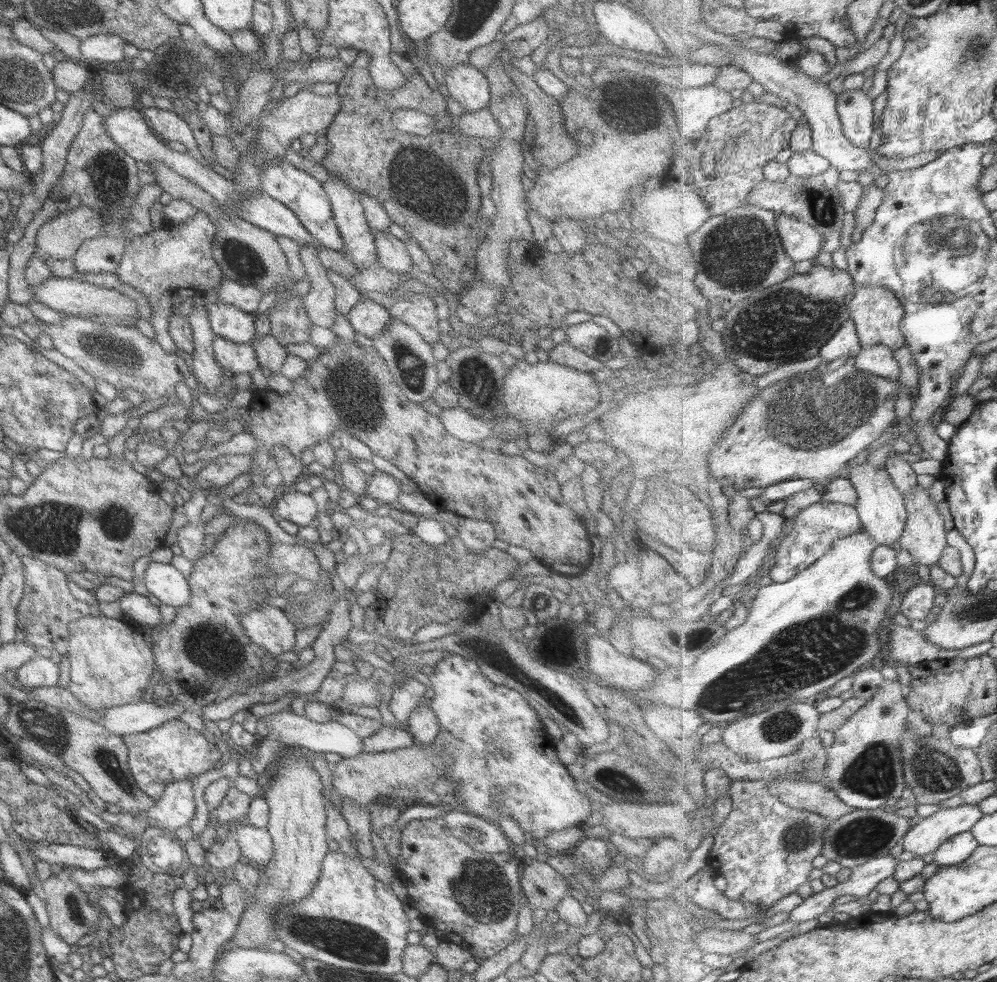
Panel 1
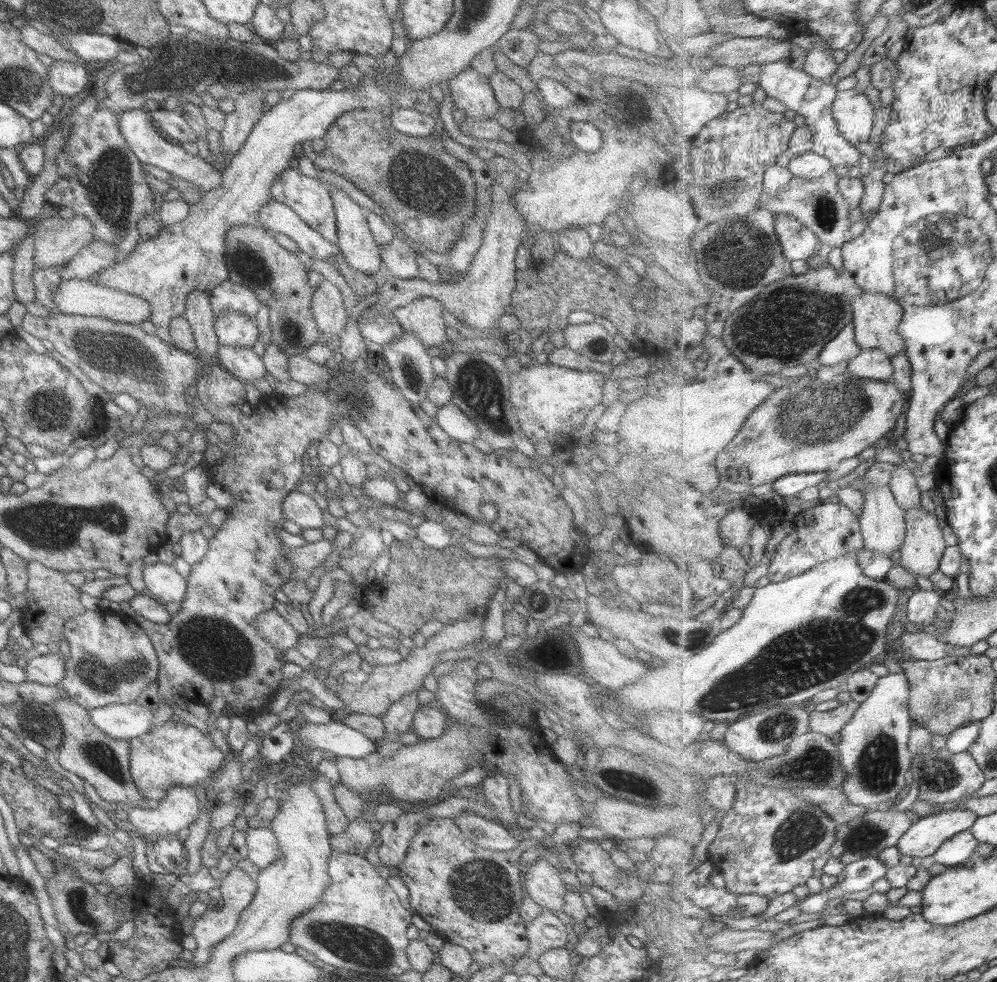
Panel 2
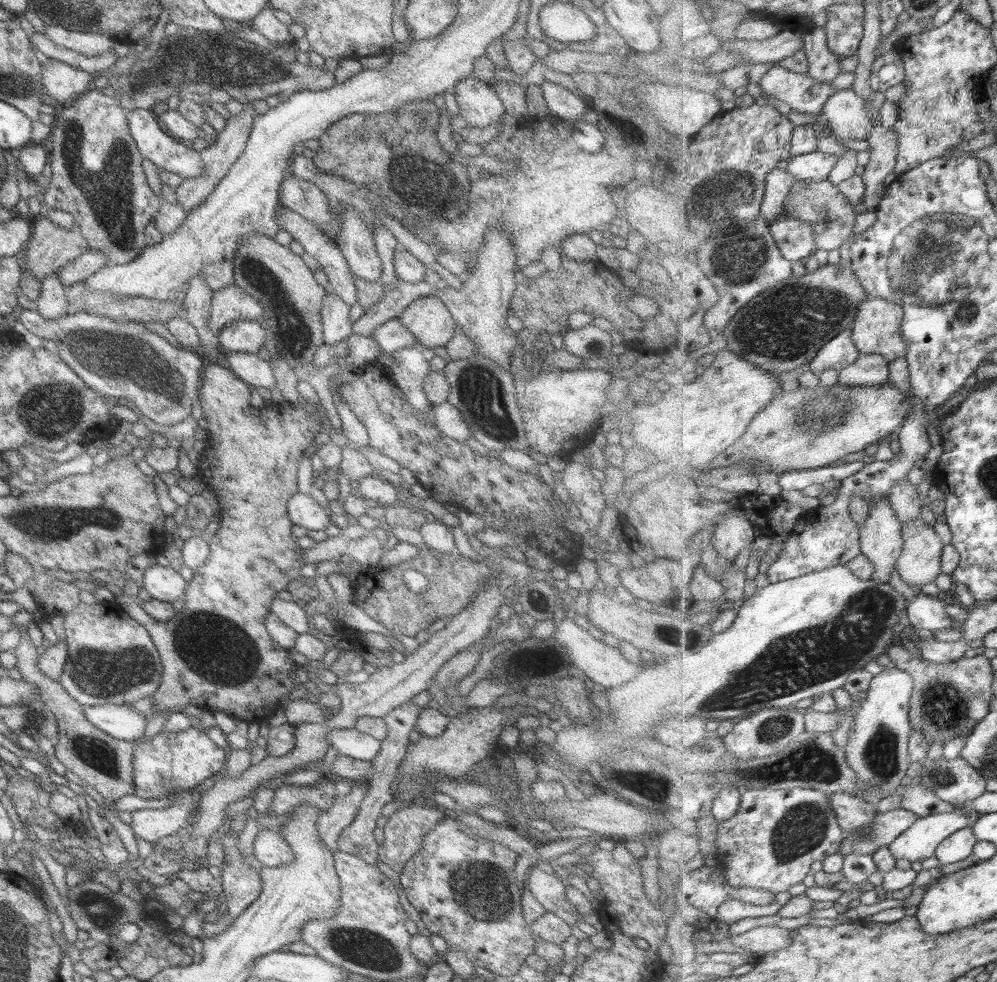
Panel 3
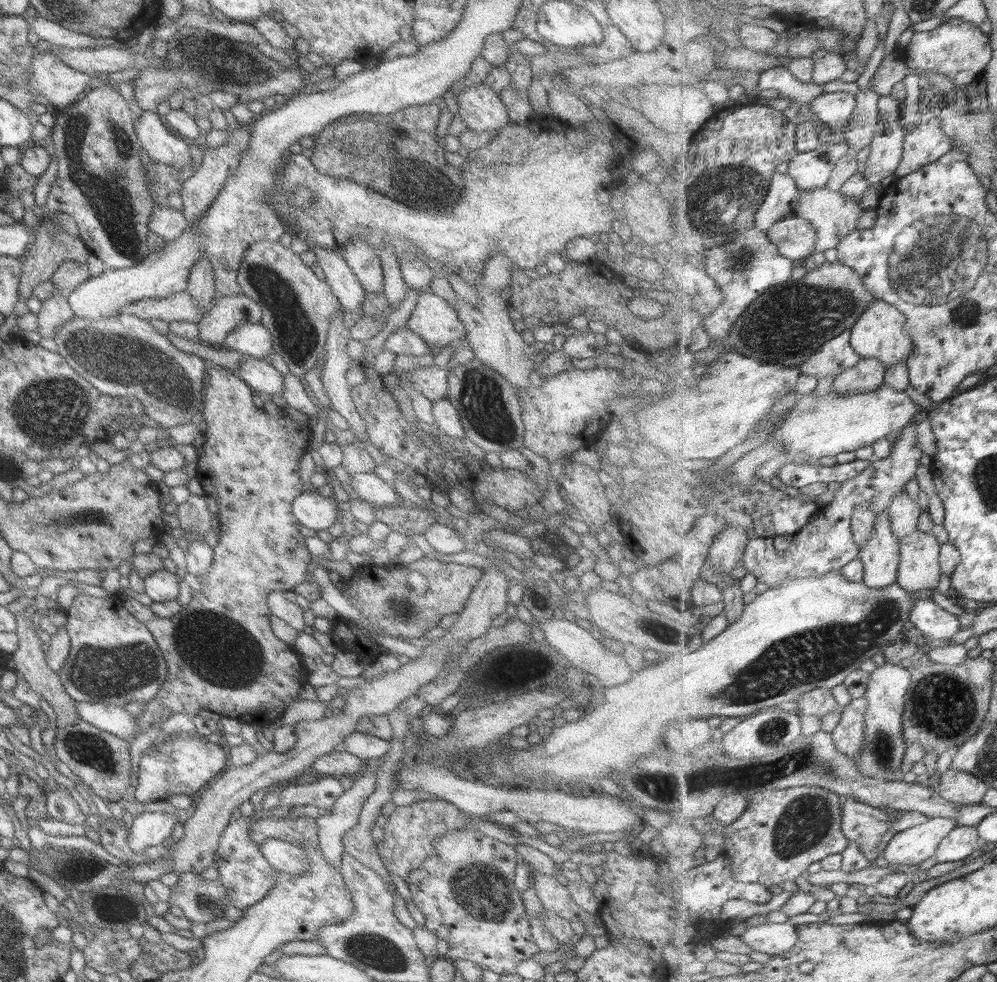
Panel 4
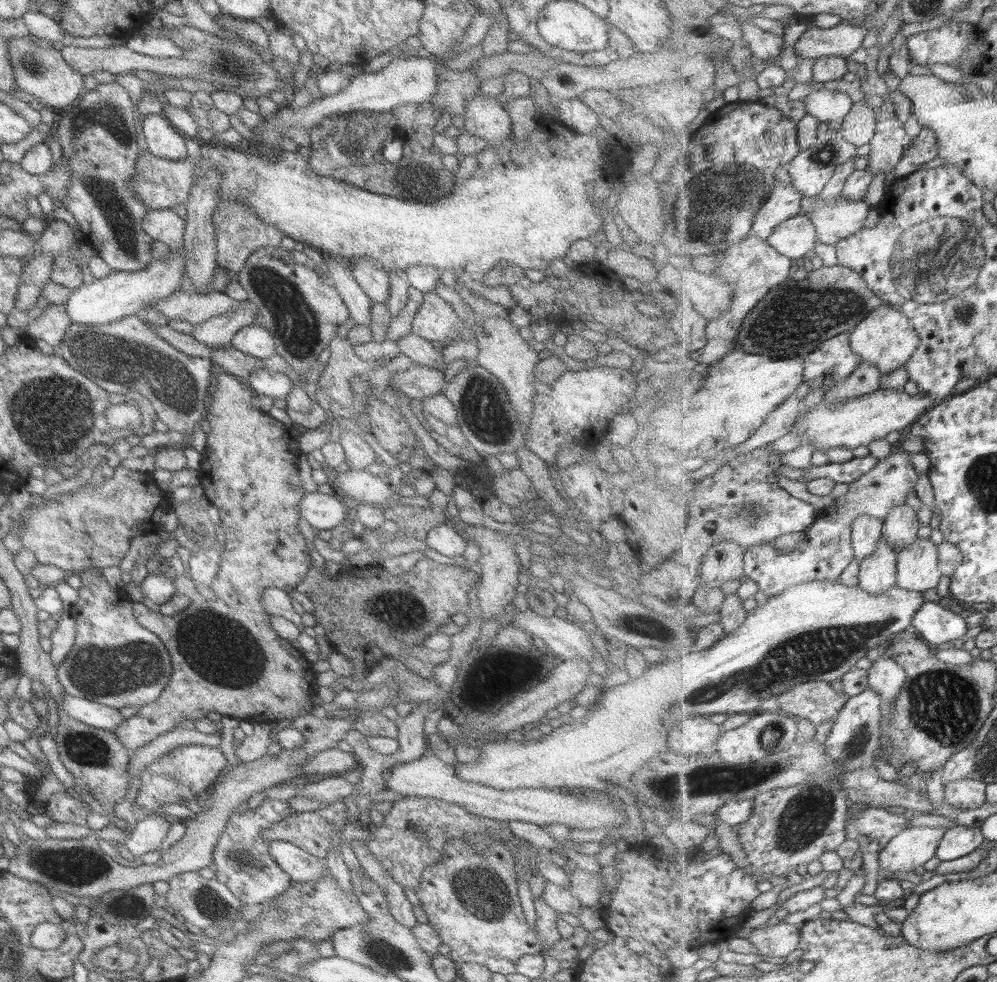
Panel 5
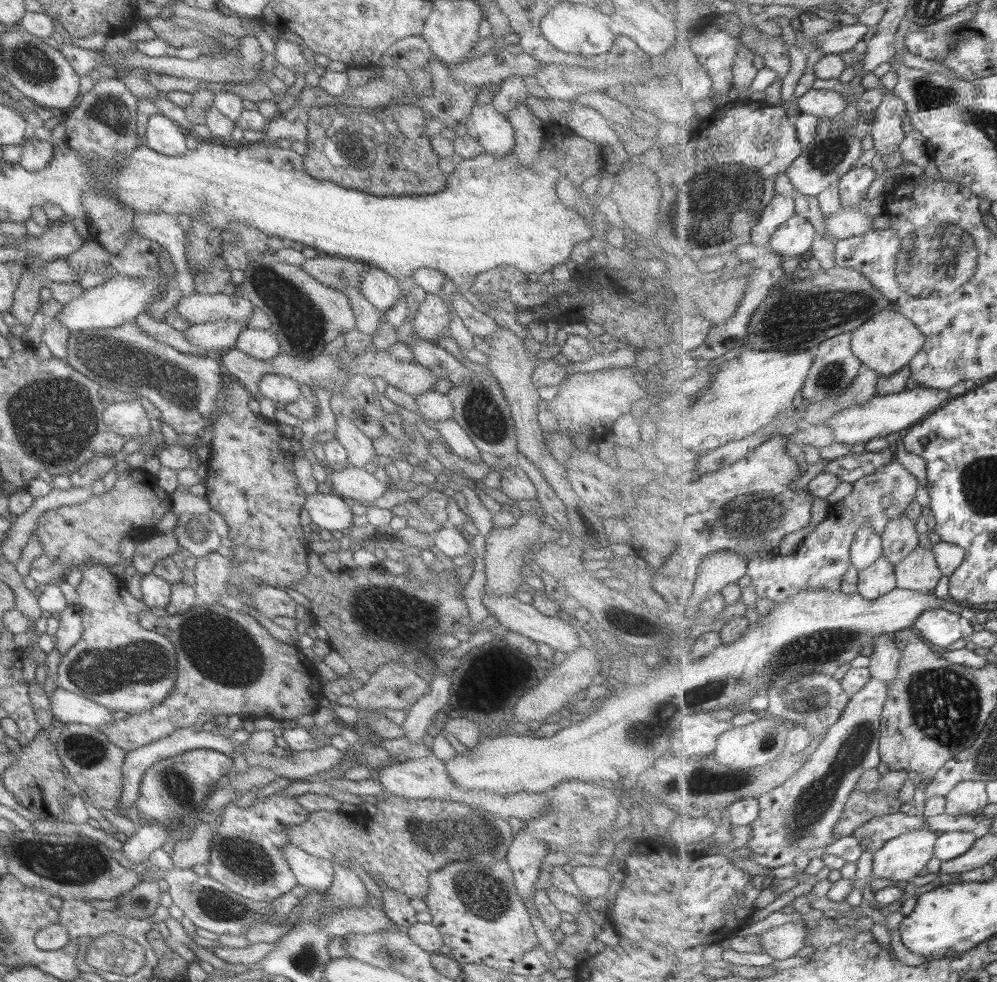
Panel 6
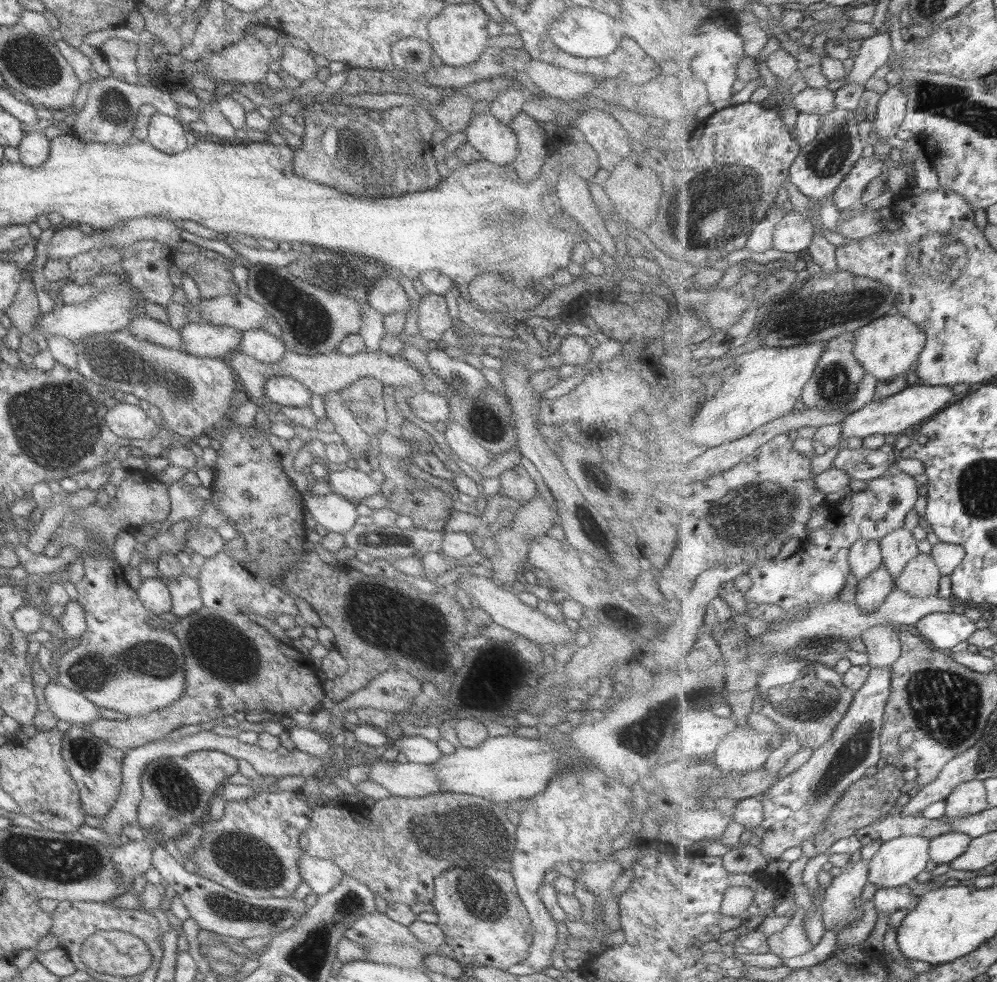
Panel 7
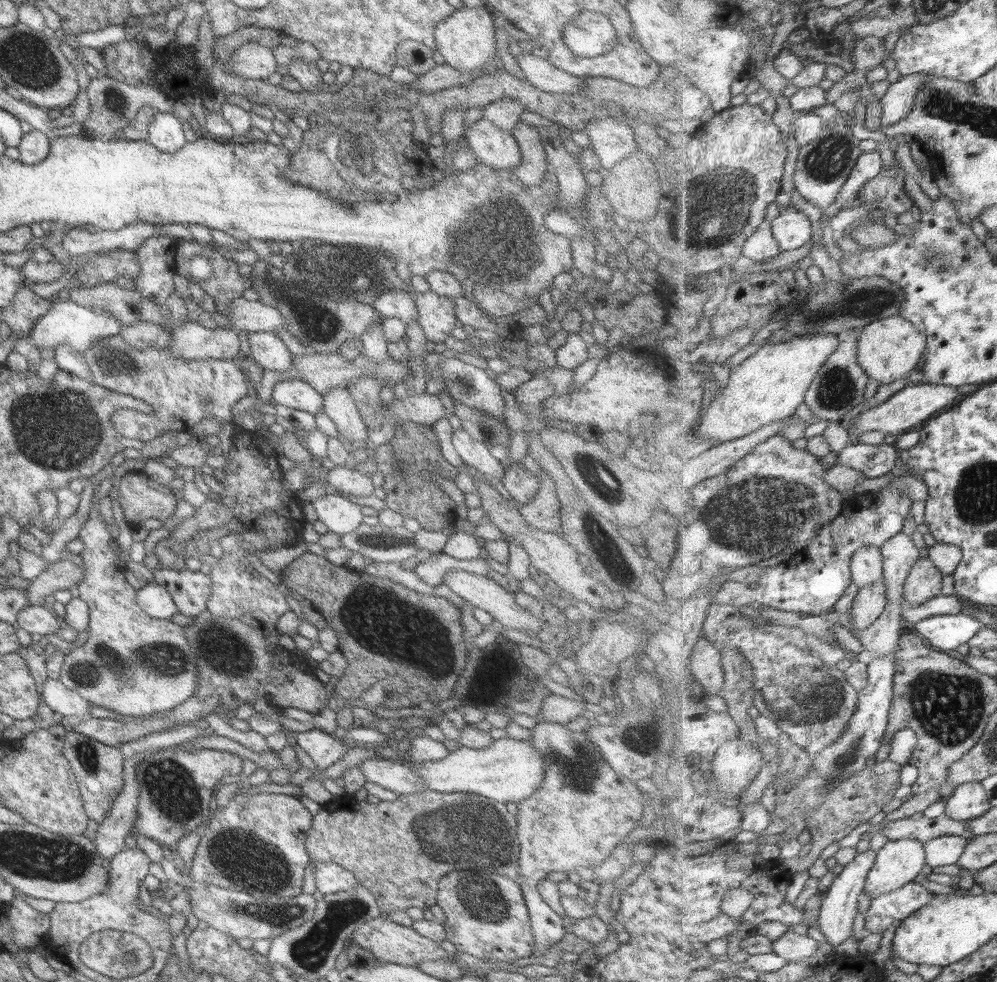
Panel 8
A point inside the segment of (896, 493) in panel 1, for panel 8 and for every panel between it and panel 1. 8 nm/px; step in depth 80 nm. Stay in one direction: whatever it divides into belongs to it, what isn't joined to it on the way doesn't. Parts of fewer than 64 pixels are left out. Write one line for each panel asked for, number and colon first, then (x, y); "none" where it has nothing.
2: (884, 524)
3: (882, 540)
4: (881, 555)
5: (878, 573)
6: (878, 580)
7: (872, 592)
8: (871, 601)

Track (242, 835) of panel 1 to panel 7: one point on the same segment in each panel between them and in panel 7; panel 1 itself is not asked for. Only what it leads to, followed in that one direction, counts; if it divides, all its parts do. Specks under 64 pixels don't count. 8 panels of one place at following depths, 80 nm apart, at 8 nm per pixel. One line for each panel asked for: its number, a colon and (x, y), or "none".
2: (261, 849)
3: (269, 850)
4: (285, 858)
5: (300, 867)
6: (315, 875)
7: (320, 875)

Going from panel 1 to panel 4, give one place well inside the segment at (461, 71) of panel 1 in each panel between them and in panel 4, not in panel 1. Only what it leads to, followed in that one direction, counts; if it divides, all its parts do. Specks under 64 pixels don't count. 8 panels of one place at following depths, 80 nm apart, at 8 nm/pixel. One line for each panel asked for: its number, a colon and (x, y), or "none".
2: (471, 94)
3: (477, 103)
4: (480, 109)

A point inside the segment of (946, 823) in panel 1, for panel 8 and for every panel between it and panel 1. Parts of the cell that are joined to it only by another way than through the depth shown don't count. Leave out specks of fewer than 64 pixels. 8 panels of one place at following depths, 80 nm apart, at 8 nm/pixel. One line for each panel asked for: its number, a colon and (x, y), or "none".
2: (926, 836)
3: (922, 841)
4: (912, 847)
5: (913, 847)
6: (901, 859)
7: (897, 863)
8: (898, 863)

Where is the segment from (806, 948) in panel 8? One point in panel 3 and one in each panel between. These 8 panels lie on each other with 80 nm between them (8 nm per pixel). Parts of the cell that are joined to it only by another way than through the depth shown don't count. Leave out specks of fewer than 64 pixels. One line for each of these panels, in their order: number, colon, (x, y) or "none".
3: (763, 939)
4: (773, 939)
5: (779, 940)
6: (784, 941)
7: (792, 941)

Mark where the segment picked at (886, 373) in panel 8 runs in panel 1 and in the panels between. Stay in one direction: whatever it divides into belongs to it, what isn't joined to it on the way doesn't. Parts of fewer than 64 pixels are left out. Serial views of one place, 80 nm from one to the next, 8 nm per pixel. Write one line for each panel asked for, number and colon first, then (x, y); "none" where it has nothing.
1: (878, 313)
2: (877, 317)
3: (877, 329)
4: (880, 333)
5: (885, 338)
6: (888, 343)
7: (888, 348)

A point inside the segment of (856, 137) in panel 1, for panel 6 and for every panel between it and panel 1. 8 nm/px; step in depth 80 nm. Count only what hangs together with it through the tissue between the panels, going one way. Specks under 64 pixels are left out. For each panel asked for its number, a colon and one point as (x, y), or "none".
2: (853, 110)
3: (845, 111)
4: (834, 109)
5: (830, 106)
6: (824, 103)

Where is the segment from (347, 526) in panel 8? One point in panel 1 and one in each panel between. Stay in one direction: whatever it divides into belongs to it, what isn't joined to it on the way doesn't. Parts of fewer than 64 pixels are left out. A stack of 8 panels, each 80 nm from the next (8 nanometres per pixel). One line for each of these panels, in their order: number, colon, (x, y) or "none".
1: (298, 508)
2: (298, 507)
3: (302, 510)
4: (316, 512)
5: (322, 512)
6: (329, 511)
7: (336, 514)

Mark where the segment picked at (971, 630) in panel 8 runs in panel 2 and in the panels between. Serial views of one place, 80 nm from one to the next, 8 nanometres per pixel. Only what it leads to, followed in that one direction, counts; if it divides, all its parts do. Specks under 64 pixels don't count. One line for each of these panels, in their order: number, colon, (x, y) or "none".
2: (922, 608)
3: (925, 612)
4: (928, 617)
5: (937, 625)
6: (940, 627)
7: (945, 630)

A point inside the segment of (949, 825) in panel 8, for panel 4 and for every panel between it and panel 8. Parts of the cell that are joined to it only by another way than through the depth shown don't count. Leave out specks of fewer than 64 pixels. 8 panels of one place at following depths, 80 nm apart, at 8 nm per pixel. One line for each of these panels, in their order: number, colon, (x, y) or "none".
4: (869, 827)
5: (872, 829)
6: (874, 835)
7: (894, 825)

